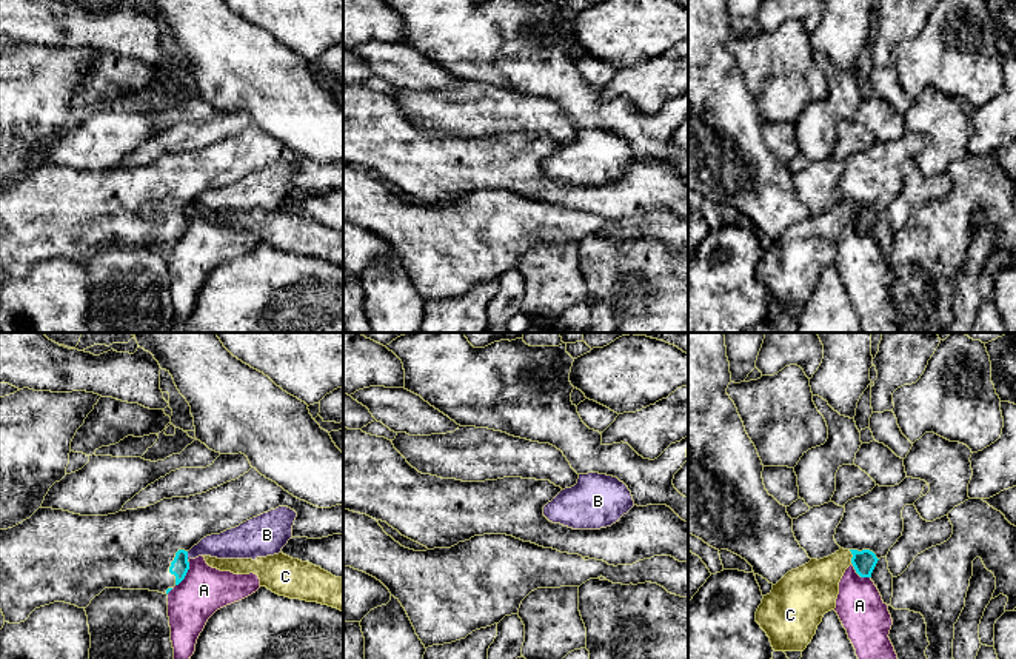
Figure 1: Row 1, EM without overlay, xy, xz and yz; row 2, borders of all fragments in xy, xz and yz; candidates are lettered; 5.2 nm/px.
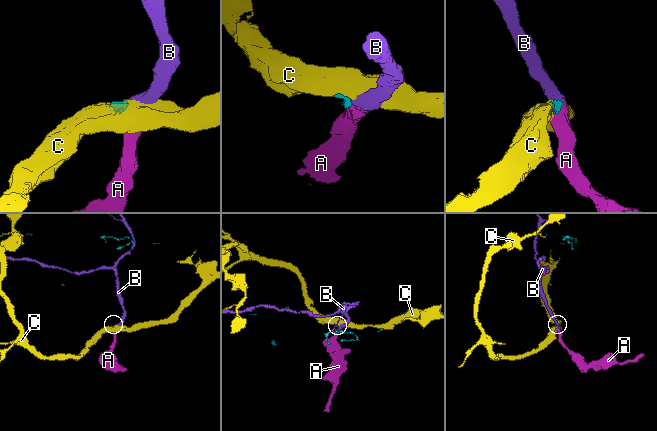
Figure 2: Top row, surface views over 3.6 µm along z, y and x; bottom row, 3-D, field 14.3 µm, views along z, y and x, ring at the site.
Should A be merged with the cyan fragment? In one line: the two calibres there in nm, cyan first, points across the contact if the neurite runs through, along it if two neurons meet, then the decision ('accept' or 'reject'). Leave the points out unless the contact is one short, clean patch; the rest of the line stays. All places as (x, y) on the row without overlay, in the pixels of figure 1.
100/240 nm | along xy (188, 216), (188, 225), (176, 240) | reject

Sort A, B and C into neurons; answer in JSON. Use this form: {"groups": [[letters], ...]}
{"groups": [["A", "B"], ["C"]]}

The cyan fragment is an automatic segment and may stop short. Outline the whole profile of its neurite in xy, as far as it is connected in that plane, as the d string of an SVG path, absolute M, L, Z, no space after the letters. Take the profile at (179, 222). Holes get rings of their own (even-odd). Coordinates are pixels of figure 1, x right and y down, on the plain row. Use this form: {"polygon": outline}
{"polygon": "M256 123L202 149L163 154L146 163L108 171L38 163L22 179L0 185L0 265L5 277L25 277L35 263L54 257L86 263L105 243L168 249L185 234L189 225L188 206L203 192L236 183L279 162L297 168L292 192L322 194L343 189L343 160L314 162Z"}

